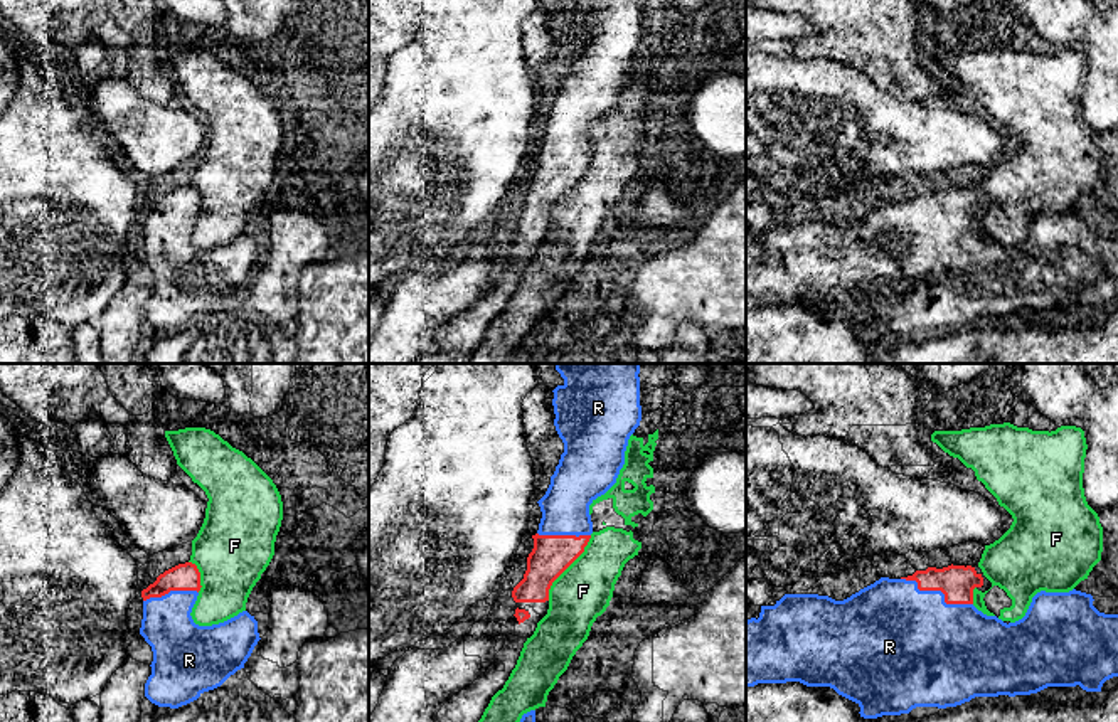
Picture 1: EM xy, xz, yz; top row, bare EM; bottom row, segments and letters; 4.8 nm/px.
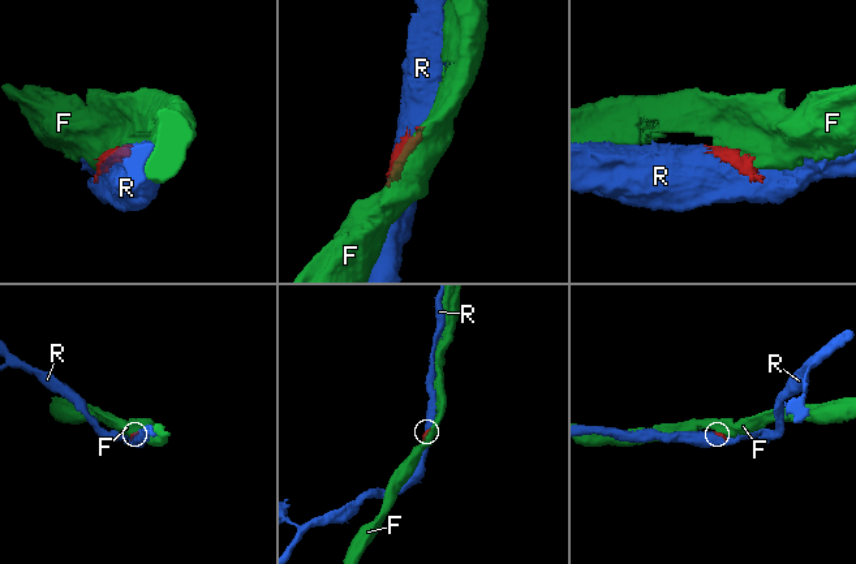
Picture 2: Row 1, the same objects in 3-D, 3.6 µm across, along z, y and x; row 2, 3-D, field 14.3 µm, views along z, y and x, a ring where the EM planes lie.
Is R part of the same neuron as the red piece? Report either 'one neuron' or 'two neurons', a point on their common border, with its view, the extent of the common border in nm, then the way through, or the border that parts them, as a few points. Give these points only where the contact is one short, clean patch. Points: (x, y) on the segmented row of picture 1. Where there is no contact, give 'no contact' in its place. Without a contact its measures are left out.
one neuron | yz (938, 589) | 360 nm

